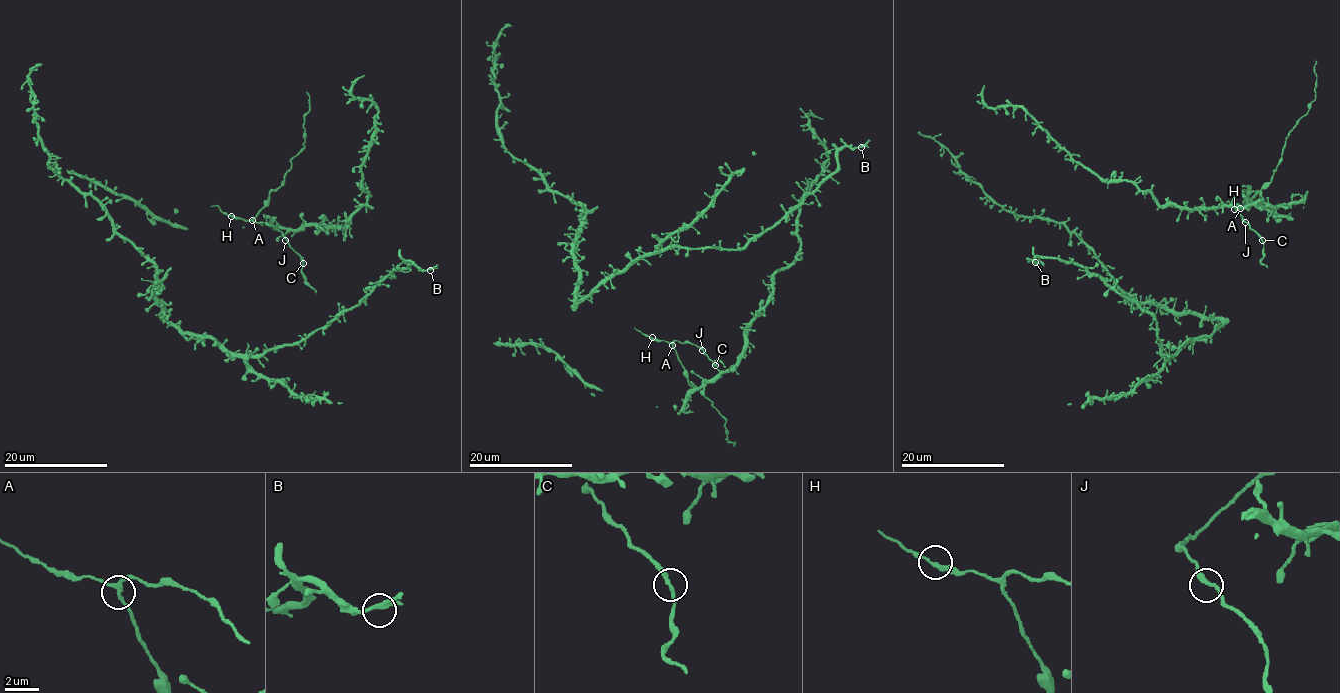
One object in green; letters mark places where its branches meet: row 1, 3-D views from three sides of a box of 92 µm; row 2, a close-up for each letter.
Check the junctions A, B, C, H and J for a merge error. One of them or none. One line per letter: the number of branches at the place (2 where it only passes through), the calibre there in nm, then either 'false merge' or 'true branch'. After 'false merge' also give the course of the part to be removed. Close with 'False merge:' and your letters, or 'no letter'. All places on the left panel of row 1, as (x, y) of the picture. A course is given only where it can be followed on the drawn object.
A: 3 | 200 nm | false merge | (252, 220), (269, 193), (281, 185), (291, 168), (290, 159), (303, 148), (303, 118), (309, 110), (306, 92)
B: 3 | 220 nm | true branch
C: 2 | 260 nm | true branch
H: 2 | 240 nm | true branch
J: 2 | 240 nm | true branch
False merge: A

